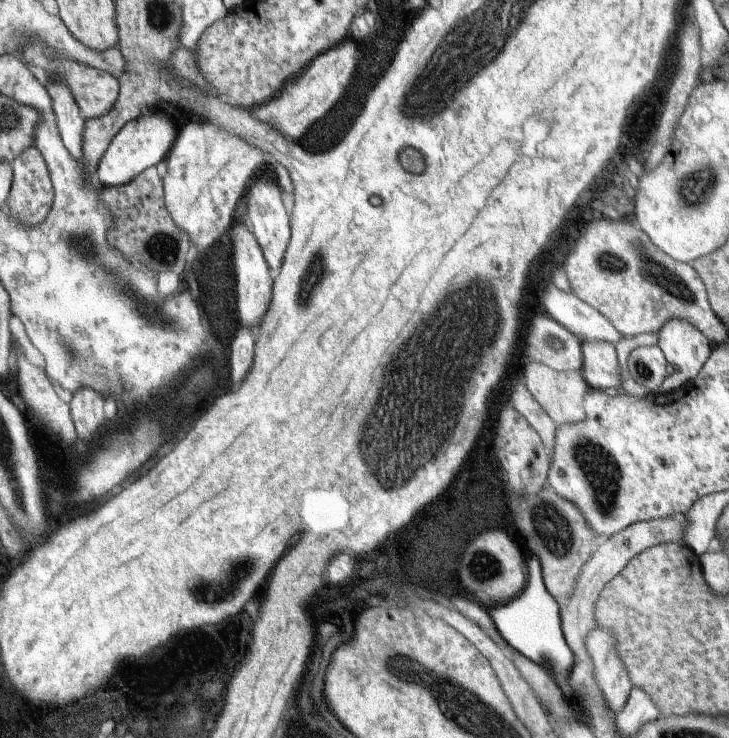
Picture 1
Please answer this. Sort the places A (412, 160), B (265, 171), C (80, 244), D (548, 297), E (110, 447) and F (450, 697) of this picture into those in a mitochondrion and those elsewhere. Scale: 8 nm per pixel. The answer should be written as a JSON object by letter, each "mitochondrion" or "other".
{"A":"mitochondrion","B":"other","C":"mitochondrion","D":"other","E":"mitochondrion","F":"mitochondrion"}

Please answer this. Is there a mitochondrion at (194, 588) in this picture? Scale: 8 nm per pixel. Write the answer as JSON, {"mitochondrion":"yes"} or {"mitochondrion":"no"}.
{"mitochondrion":"yes"}

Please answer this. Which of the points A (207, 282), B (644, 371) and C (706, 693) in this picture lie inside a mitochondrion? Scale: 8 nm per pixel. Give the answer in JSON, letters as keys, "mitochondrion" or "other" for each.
{"A":"mitochondrion","B":"mitochondrion","C":"other"}

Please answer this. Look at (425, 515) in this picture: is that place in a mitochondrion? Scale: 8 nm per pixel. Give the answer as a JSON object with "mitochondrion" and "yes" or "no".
{"mitochondrion":"no"}

